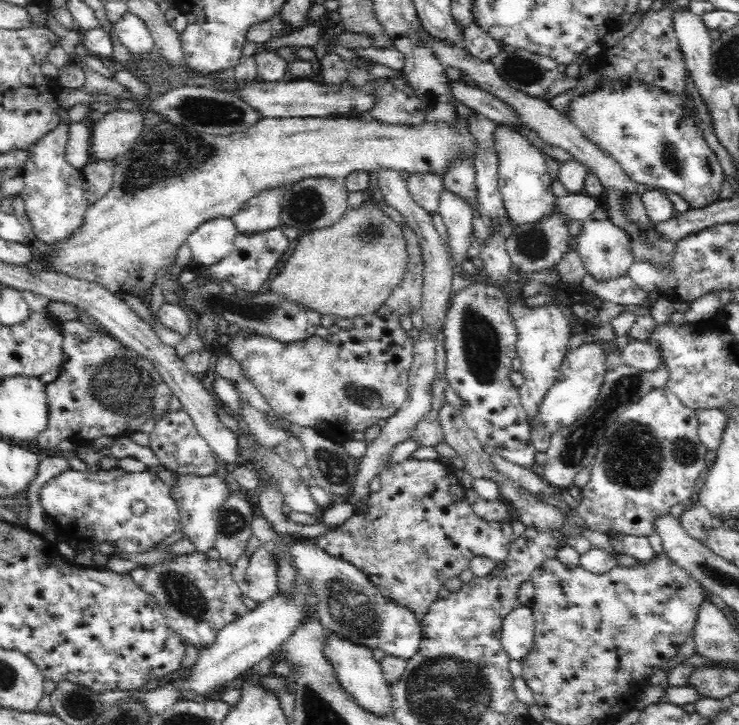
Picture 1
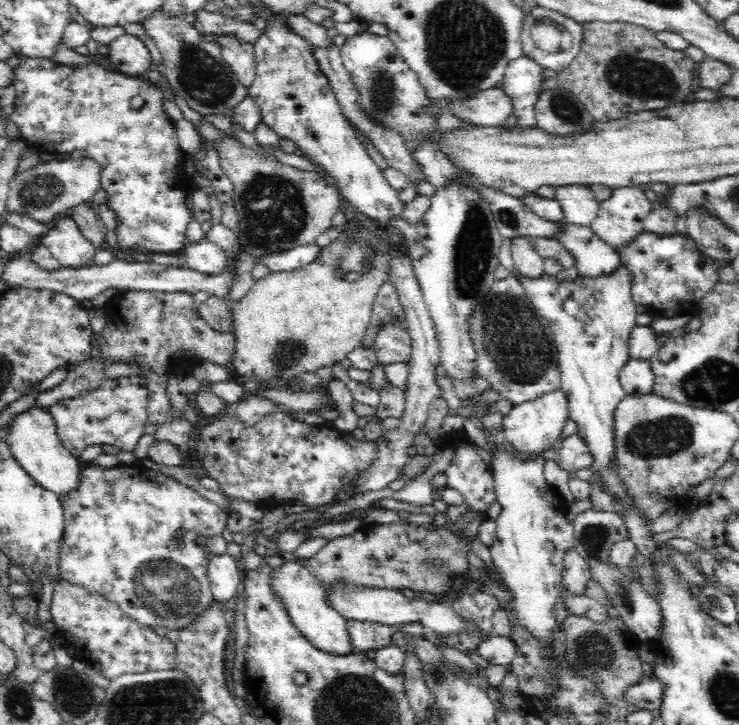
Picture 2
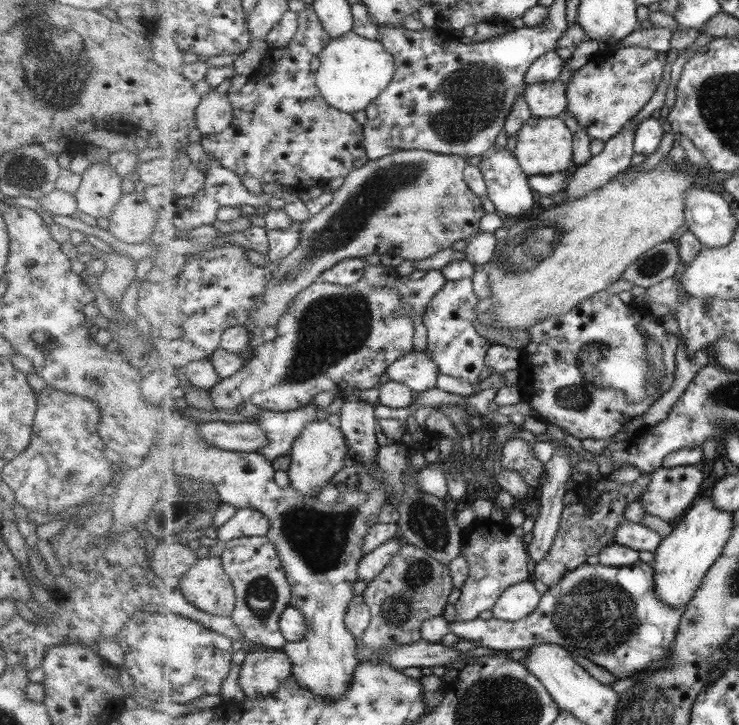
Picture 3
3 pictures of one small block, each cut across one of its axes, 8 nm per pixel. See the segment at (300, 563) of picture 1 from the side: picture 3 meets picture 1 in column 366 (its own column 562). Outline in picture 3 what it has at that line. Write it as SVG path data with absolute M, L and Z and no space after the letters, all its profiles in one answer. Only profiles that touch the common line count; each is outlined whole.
M636 562L631 566L615 567L603 565L584 564L577 570L568 572L562 582L553 588L549 588L543 595L539 606L533 614L517 622L499 620L494 616L491 619L482 620L476 618L468 621L450 622L450 632L458 638L472 640L476 646L497 651L511 651L531 649L538 644L556 644L588 659L611 672L617 679L628 676L643 677L649 673L649 666L655 660L670 658L671 649L678 638L681 619L686 614L688 605L672 607L665 604L656 591L654 565L651 562Z

